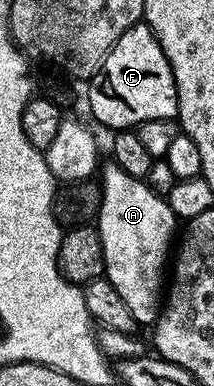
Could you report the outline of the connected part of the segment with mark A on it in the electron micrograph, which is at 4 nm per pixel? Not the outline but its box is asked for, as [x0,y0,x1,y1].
[96,161,180,324]

